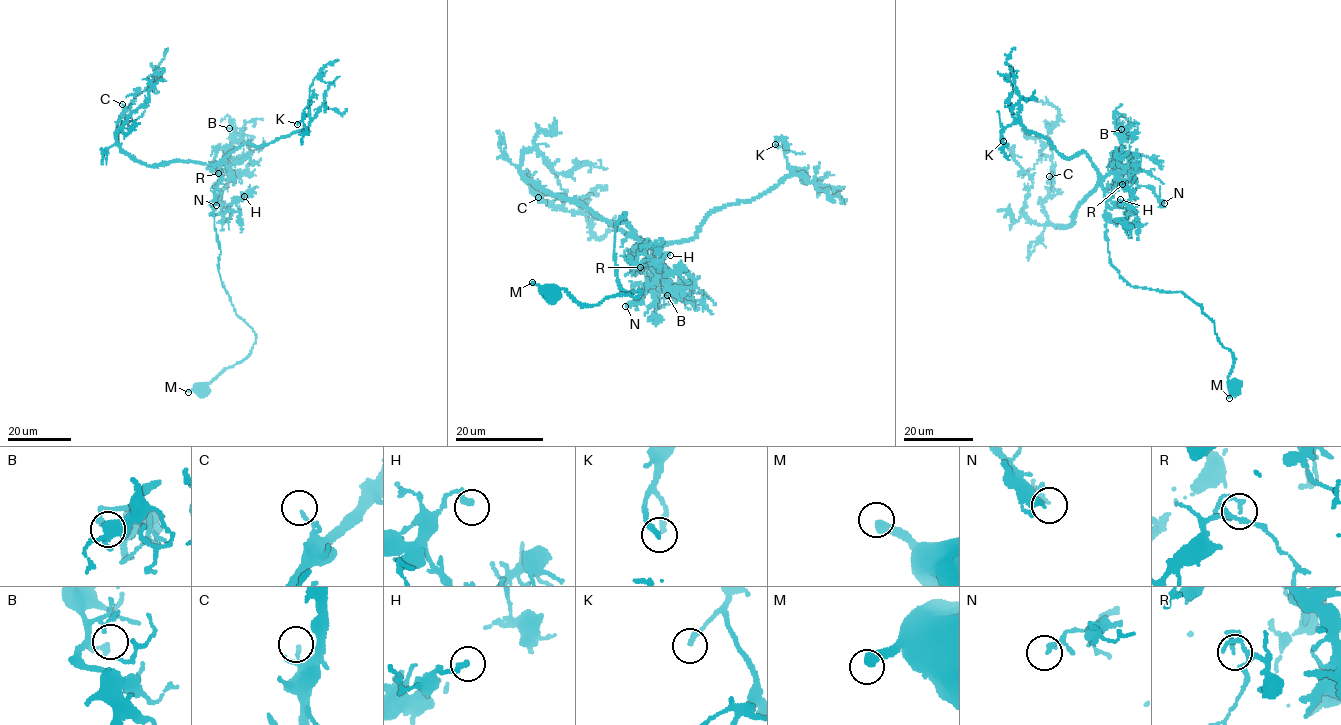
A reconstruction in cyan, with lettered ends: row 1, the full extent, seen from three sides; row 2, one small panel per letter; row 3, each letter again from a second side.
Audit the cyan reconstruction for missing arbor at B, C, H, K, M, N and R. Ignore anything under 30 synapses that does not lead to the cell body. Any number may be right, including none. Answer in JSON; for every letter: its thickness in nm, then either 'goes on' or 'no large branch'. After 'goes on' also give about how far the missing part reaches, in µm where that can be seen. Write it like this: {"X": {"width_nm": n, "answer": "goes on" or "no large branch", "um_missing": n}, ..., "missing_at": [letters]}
{"B": {"width_nm": 140, "answer": "no large branch"}, "C": {"width_nm": 120, "answer": "no large branch"}, "H": {"width_nm": 220, "answer": "no large branch"}, "K": {"width_nm": 220, "answer": "no large branch"}, "M": {"width_nm": 420, "answer": "no large branch"}, "N": {"width_nm": 140, "answer": "no large branch"}, "R": {"width_nm": 140, "answer": "no large branch"}, "missing_at": []}

